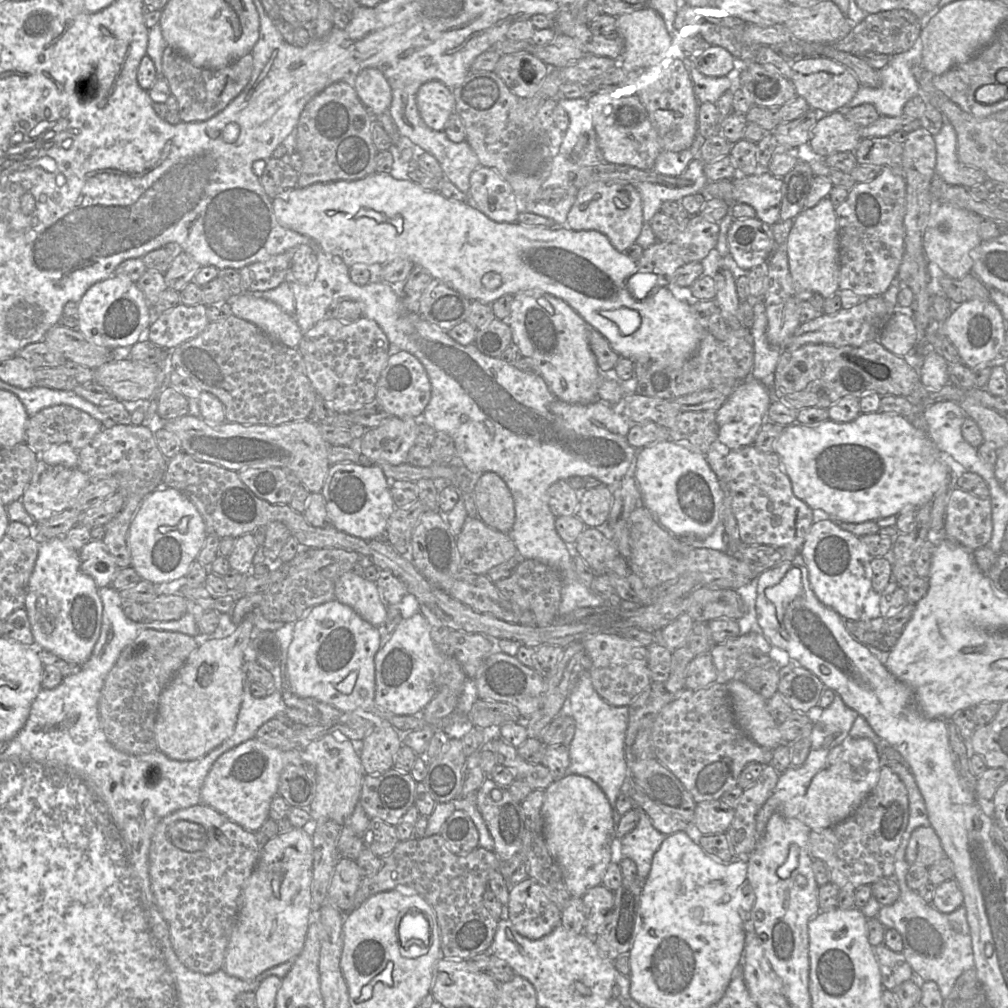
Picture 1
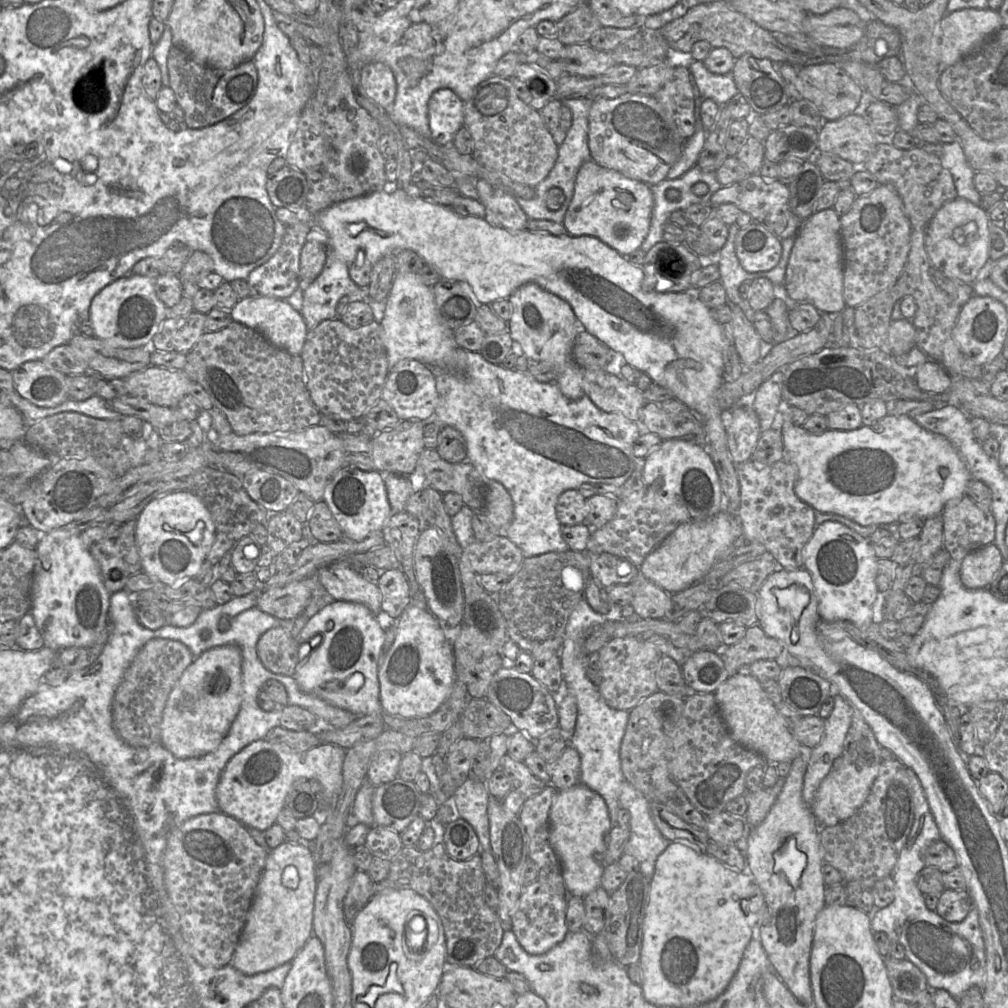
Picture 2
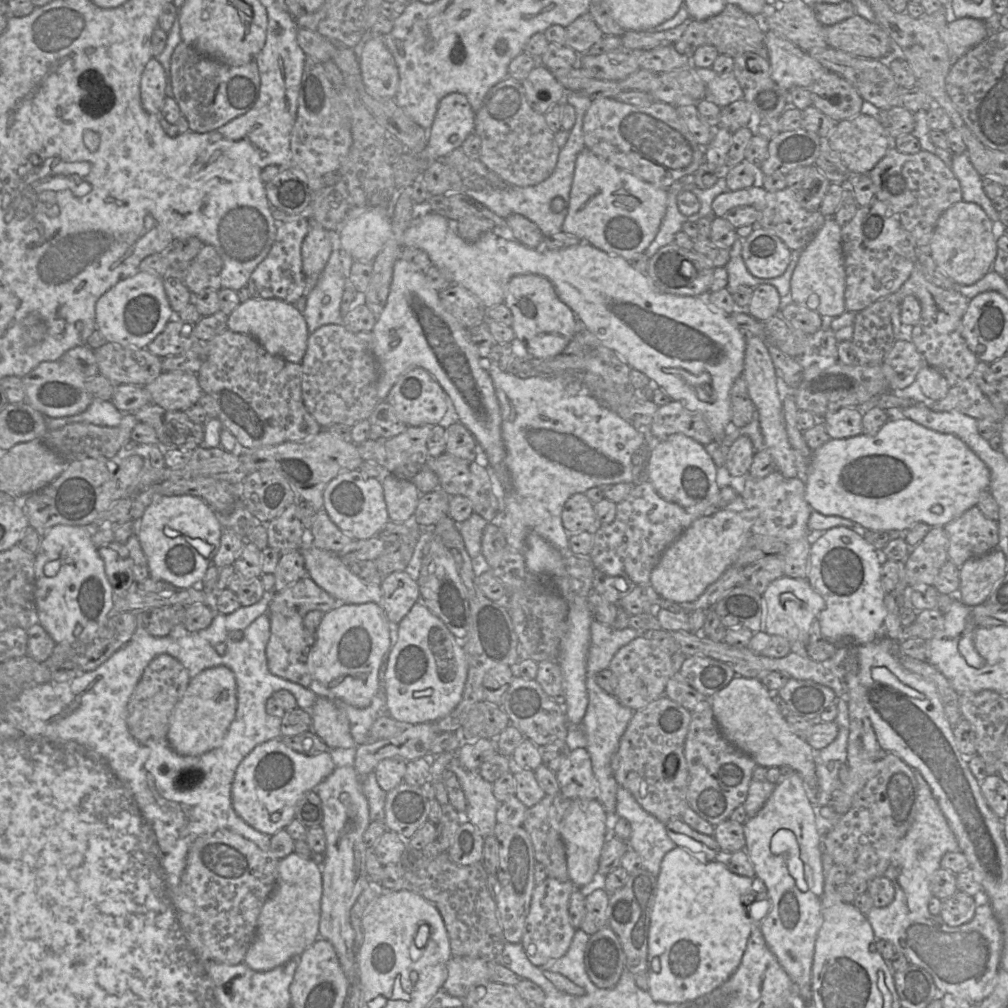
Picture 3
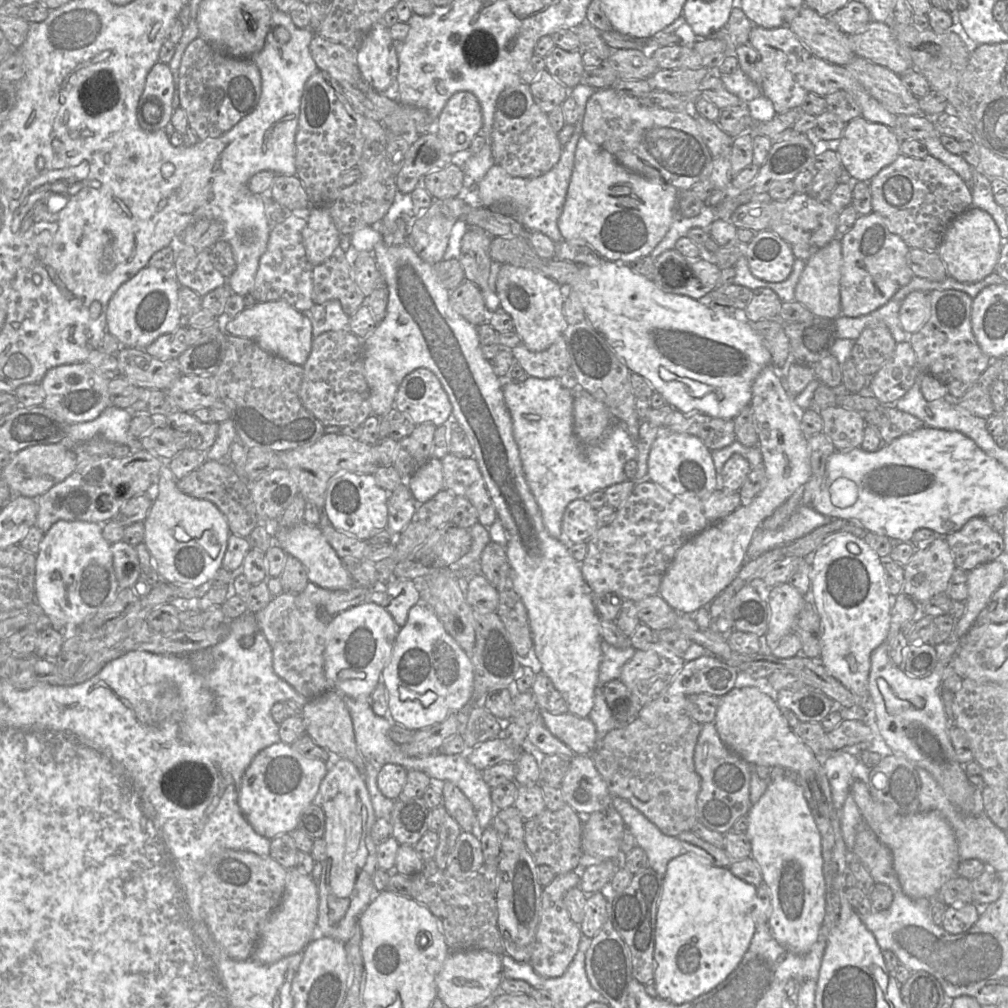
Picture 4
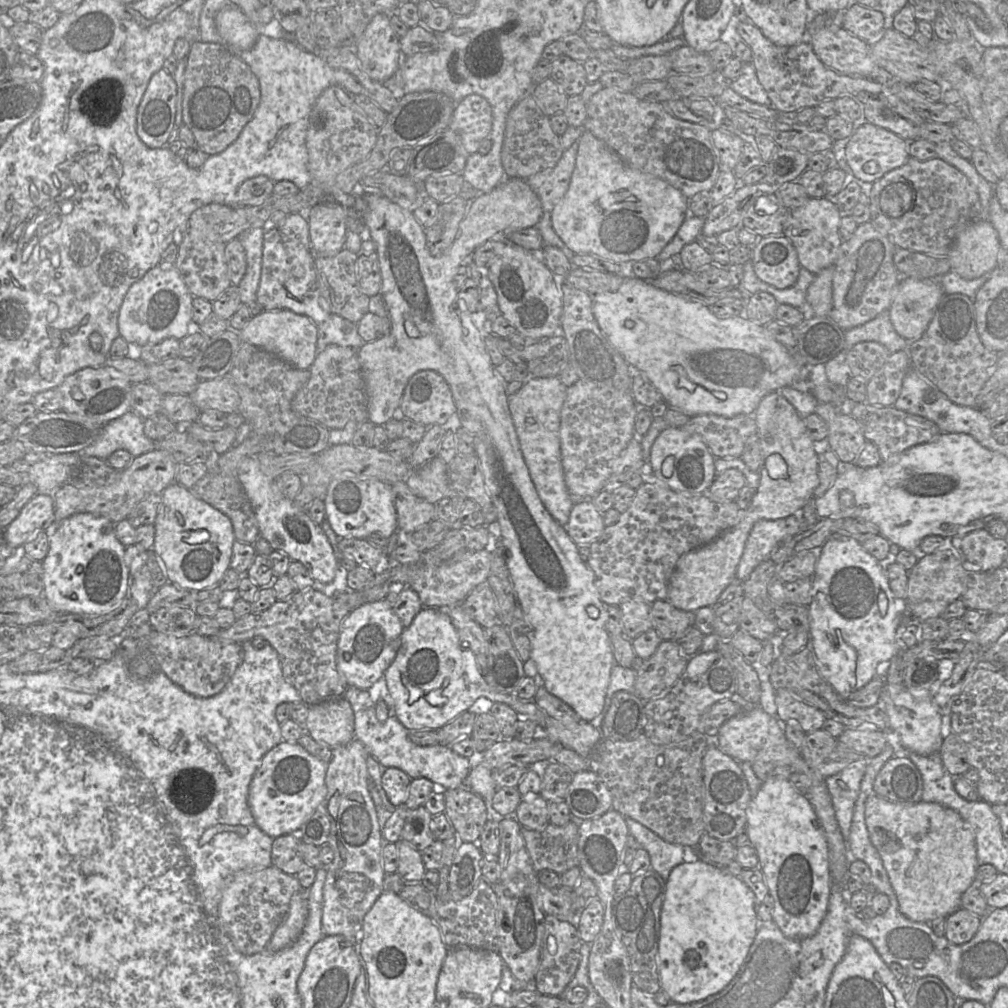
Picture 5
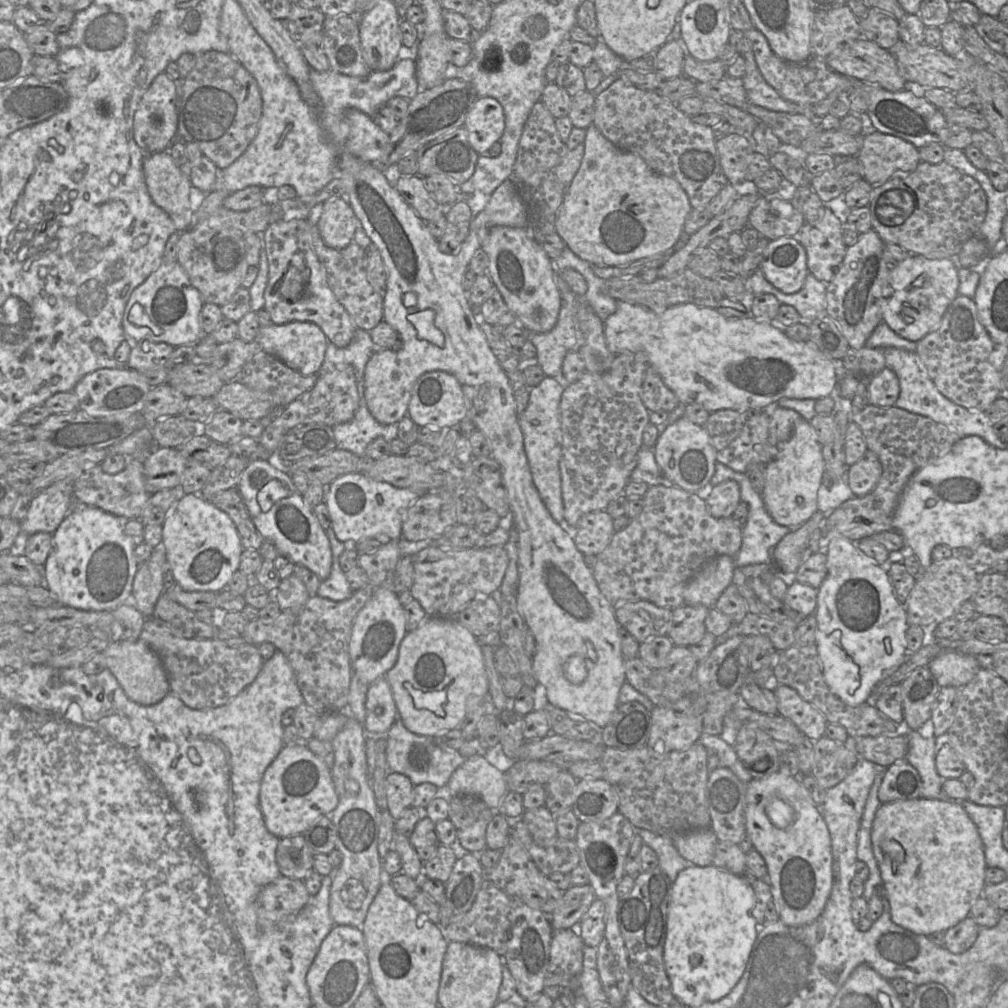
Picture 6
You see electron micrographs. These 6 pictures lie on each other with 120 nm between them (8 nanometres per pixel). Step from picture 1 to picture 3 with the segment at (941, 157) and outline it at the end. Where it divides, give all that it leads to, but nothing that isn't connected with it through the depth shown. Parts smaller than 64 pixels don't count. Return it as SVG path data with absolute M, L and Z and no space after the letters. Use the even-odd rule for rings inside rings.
M966 152L953 154L952 171L960 183L962 200L978 204L994 222L995 228L1002 227L999 212L984 192L982 176L974 168Z

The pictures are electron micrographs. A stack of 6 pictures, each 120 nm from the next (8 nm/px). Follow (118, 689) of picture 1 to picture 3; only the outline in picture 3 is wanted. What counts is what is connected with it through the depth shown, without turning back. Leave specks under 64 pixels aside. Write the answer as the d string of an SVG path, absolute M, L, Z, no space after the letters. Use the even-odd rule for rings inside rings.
M169 654L157 655L149 662L134 689L127 708L128 730L139 743L145 743L149 737L163 739L163 735L167 734L173 709L183 696L189 681L187 669Z

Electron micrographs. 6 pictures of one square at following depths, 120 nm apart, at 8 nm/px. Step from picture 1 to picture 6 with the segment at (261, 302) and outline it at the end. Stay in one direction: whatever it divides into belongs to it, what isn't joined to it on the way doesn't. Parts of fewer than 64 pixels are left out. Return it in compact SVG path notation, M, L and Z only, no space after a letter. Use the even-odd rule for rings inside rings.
M290 322L259 328L255 340L261 349L285 363L303 376L318 375L323 364L328 339L322 330L312 322Z

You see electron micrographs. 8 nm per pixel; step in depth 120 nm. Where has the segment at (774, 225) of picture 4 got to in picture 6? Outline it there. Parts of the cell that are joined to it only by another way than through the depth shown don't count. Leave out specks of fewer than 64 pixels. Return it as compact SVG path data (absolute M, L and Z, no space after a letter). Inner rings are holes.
M826 207L820 222L813 225L805 223L793 236L805 249L808 272L826 284L833 279L846 254L847 246L842 238L842 230L843 224L840 219Z

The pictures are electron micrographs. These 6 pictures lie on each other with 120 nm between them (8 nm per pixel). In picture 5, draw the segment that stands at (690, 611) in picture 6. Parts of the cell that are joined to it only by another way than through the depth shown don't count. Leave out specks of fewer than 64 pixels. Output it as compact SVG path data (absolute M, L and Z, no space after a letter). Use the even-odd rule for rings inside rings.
M656 600L650 605L652 629L662 640L676 641L694 625L694 612L677 609L667 600Z

